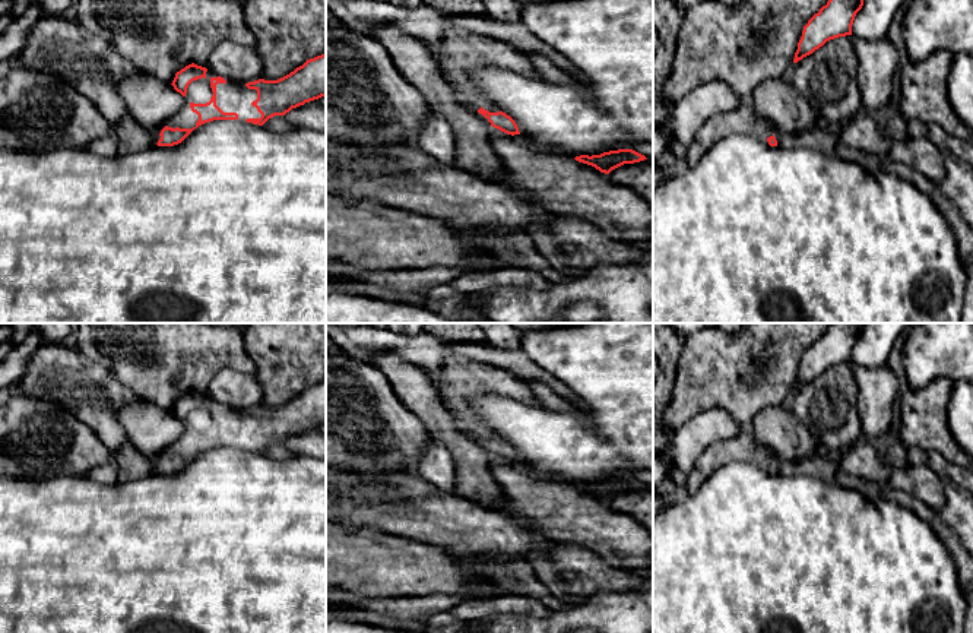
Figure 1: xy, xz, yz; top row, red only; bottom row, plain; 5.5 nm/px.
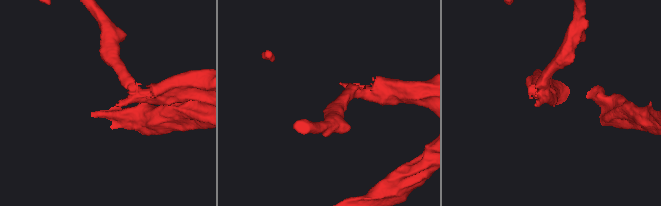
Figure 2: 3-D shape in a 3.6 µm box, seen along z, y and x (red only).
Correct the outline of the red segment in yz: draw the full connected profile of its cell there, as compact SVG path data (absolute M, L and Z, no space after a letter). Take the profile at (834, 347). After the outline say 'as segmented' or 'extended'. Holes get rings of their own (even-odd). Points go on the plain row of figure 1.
M831 323L804 354L793 390L812 382L830 367L852 363L855 344L862 336L863 327L865 323Z | as segmented

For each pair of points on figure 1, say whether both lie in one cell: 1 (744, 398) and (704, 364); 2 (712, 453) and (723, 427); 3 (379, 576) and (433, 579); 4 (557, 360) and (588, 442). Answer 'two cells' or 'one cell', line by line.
1: one cell
2: two cells
3: one cell
4: one cell

